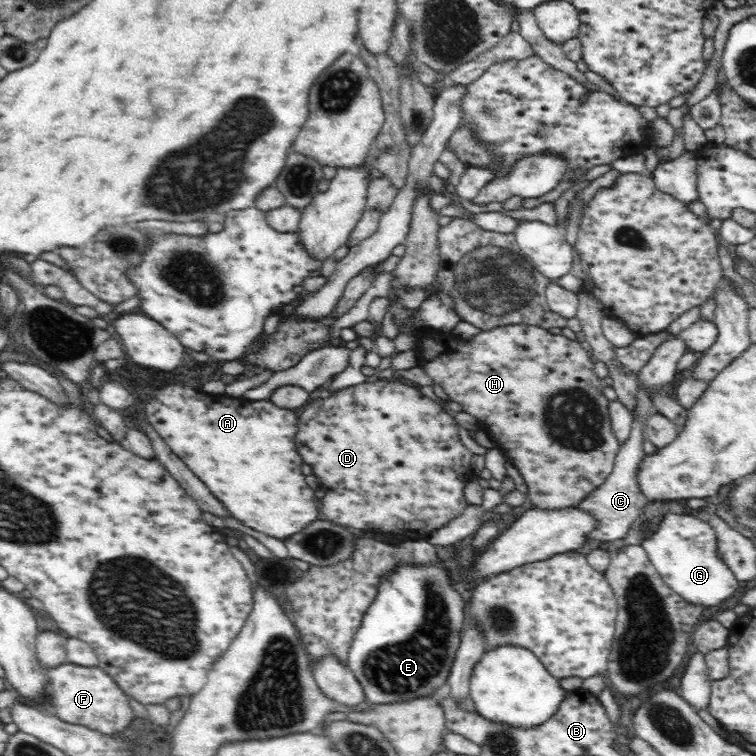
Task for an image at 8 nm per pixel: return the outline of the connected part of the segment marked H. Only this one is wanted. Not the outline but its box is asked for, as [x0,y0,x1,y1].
[420,324,622,508]

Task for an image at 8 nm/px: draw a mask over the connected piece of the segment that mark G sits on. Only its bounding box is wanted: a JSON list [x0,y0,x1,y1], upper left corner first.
[641,513,740,607]

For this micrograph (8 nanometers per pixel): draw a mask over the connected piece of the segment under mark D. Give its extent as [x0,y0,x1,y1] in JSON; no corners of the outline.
[293,379,474,541]

